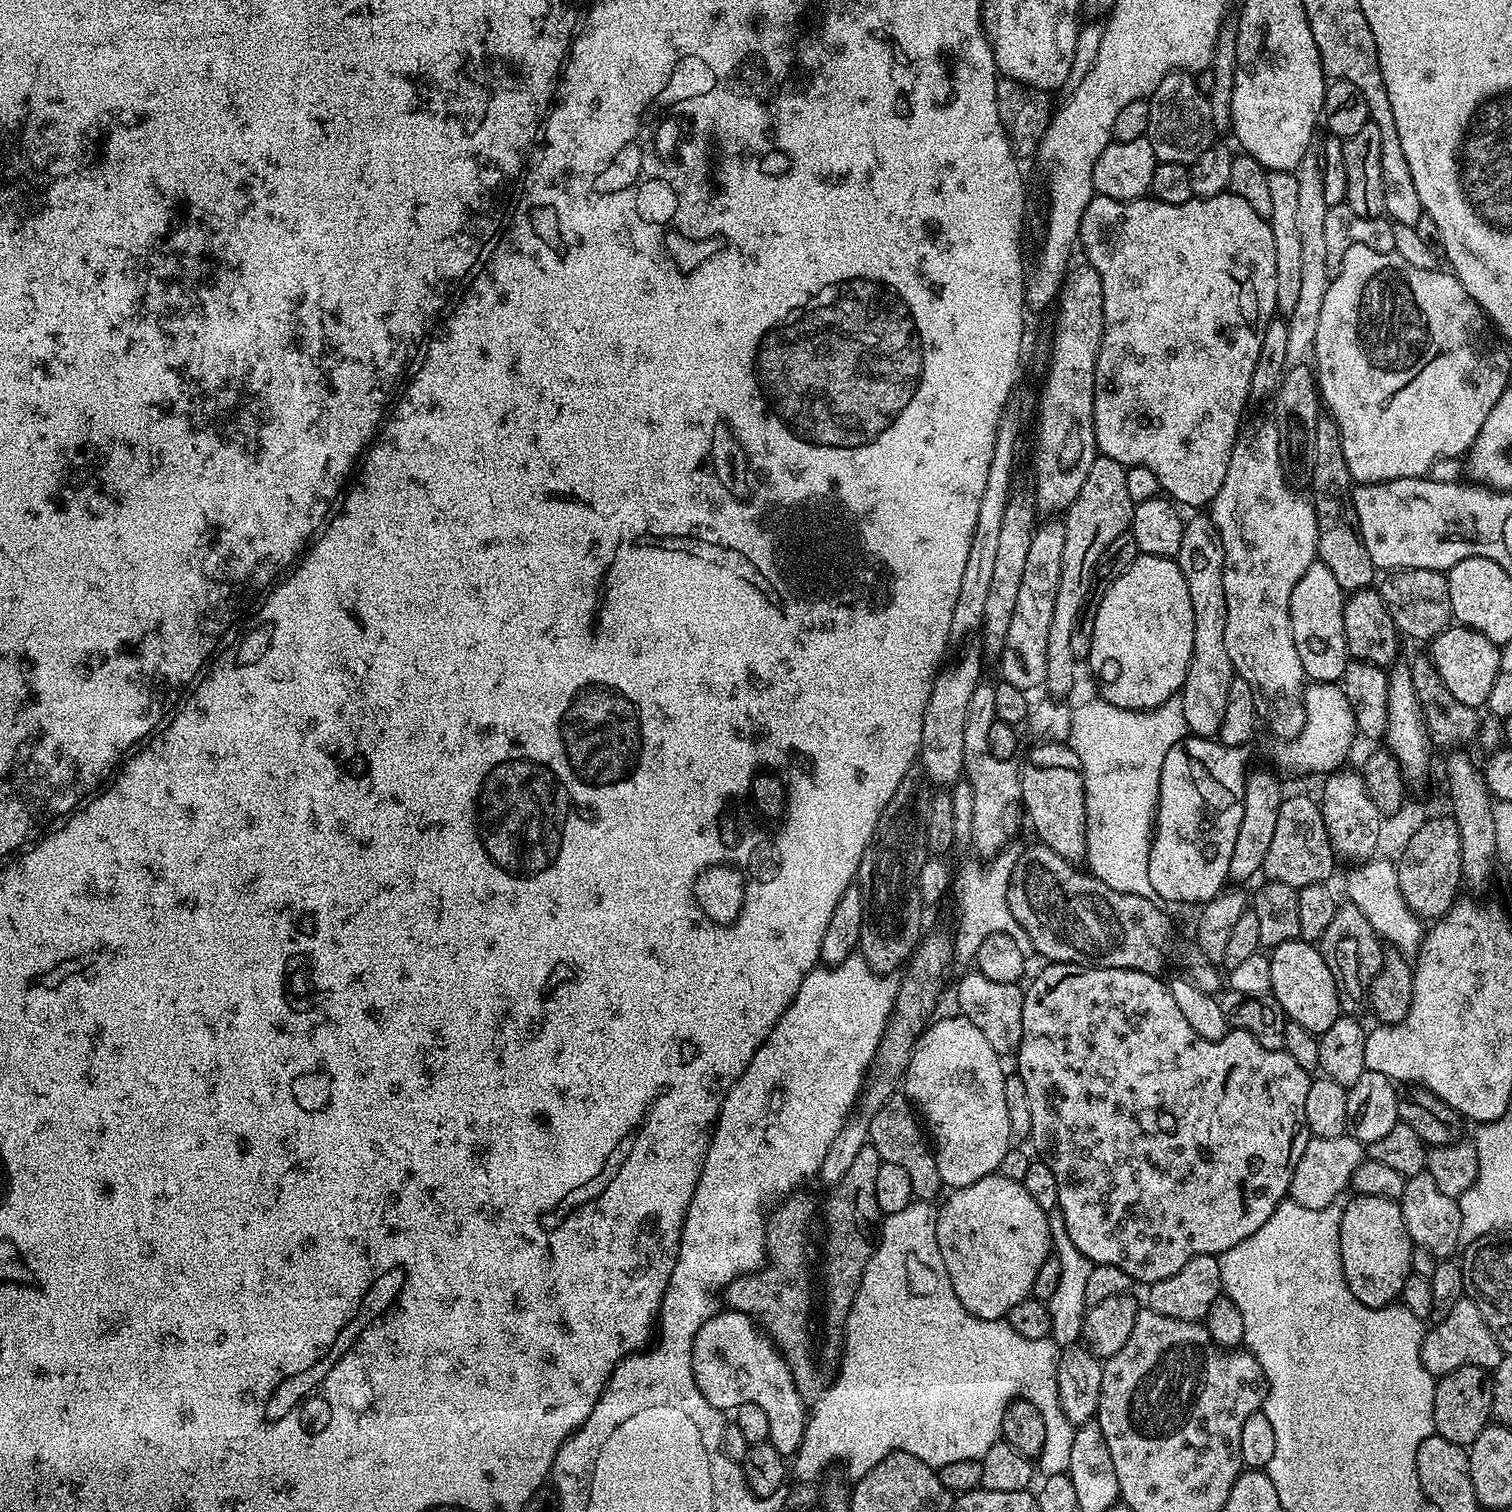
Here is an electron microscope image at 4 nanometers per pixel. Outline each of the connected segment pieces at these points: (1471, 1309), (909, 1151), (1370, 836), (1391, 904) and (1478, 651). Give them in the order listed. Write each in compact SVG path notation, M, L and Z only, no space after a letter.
M1467 1298L1459 1300L1446 1318L1435 1321L1425 1331L1420 1351L1422 1366L1426 1366L1434 1378L1450 1374L1462 1366L1495 1370L1504 1355L1502 1346L1498 1346L1498 1338L1494 1338L1494 1330L1490 1330L1490 1326L1486 1326L1486 1318L1482 1318L1482 1310L1478 1310L1475 1302Z
M893 1094L882 1106L882 1110L874 1114L868 1127L868 1138L870 1147L880 1155L883 1163L902 1166L902 1170L906 1170L906 1175L910 1178L912 1195L917 1201L935 1201L935 1196L942 1192L936 1153L930 1147L929 1137L918 1119L917 1109L907 1095Z
M1341 766L1323 777L1324 793L1318 796L1320 813L1332 839L1332 847L1339 853L1348 856L1368 858L1380 844L1380 823L1382 817L1378 806L1374 806L1374 798L1364 785L1364 777L1359 771L1351 772L1348 766Z
M1365 859L1357 863L1360 864L1357 868L1349 870L1348 877L1344 880L1344 888L1348 891L1347 903L1358 906L1358 910L1366 914L1366 922L1370 922L1370 926L1385 945L1393 944L1396 947L1393 949L1402 957L1415 957L1424 940L1425 925L1419 916L1412 913L1410 906L1406 906L1406 898L1402 898L1402 890L1398 890L1395 863L1391 859L1376 859Z
M1449 626L1433 636L1430 641L1430 659L1450 694L1466 706L1480 710L1487 705L1494 678L1500 670L1500 649L1481 632L1463 626Z

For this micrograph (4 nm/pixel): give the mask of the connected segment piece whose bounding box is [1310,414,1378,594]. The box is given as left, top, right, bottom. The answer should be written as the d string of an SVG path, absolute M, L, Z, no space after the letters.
M1327 414L1320 415L1318 426L1314 426L1314 470L1310 487L1310 499L1318 522L1316 555L1319 563L1326 565L1333 572L1338 586L1342 586L1346 594L1373 587L1378 569L1360 537L1358 518L1352 505L1354 481L1342 454L1342 440L1336 421Z

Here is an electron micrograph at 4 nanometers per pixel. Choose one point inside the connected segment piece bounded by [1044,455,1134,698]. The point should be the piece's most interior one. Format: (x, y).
(1103, 509)

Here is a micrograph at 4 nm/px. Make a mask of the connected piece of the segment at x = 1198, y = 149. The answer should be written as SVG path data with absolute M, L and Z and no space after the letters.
M1187 70L1167 72L1158 86L1147 97L1150 106L1150 126L1148 141L1154 146L1154 154L1159 162L1178 162L1189 166L1198 154L1211 148L1218 133L1214 124L1214 114L1206 93L1196 84L1196 76Z

